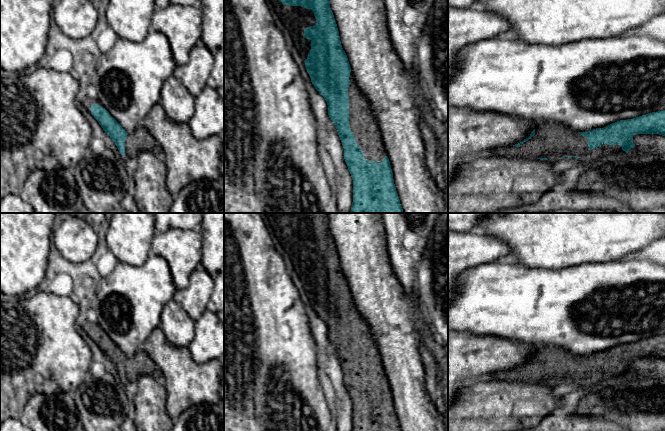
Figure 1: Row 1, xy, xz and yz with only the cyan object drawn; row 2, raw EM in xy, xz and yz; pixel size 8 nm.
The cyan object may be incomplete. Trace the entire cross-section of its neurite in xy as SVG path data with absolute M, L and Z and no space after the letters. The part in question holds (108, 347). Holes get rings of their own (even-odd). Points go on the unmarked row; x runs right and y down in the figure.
M92 328L90 333L103 354L115 366L119 378L133 384L140 376L150 375L164 384L162 371L143 348L139 348L133 357L128 358L105 332Z

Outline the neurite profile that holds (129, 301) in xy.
M151 253L140 266L119 262L113 272L104 277L98 286L98 321L95 328L105 332L122 352L131 358L160 325L163 308L173 300L176 291L169 265L163 257Z

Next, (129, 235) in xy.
M110 213L109 226L105 234L107 247L116 258L133 266L142 265L151 254L151 242L156 233L152 213Z

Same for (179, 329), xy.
M174 300L164 306L159 326L167 340L176 346L187 347L195 336L195 321Z

